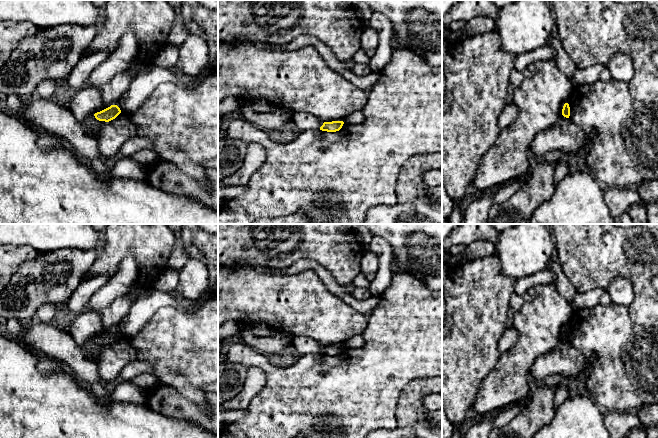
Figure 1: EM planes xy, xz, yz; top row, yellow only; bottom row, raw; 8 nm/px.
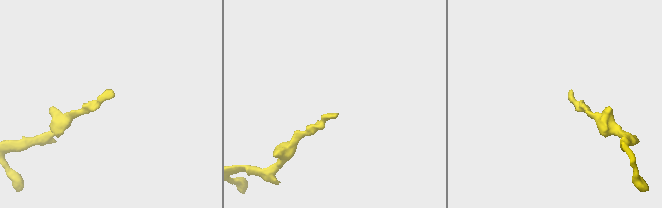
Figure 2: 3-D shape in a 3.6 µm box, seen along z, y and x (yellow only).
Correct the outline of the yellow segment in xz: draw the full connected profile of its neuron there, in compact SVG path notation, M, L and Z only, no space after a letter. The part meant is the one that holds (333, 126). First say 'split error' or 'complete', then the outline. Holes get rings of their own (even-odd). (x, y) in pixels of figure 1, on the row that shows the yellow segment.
complete | M343 121L324 122L320 127L320 130L327 132L336 132L342 128L343 124Z

